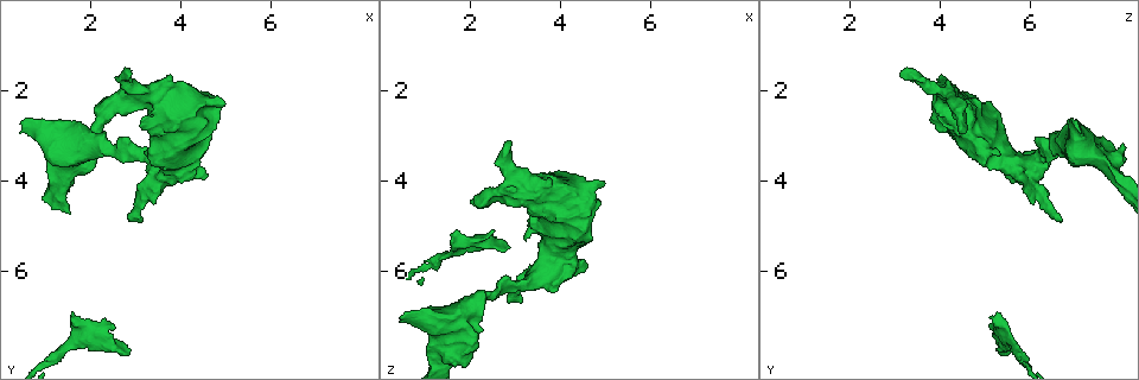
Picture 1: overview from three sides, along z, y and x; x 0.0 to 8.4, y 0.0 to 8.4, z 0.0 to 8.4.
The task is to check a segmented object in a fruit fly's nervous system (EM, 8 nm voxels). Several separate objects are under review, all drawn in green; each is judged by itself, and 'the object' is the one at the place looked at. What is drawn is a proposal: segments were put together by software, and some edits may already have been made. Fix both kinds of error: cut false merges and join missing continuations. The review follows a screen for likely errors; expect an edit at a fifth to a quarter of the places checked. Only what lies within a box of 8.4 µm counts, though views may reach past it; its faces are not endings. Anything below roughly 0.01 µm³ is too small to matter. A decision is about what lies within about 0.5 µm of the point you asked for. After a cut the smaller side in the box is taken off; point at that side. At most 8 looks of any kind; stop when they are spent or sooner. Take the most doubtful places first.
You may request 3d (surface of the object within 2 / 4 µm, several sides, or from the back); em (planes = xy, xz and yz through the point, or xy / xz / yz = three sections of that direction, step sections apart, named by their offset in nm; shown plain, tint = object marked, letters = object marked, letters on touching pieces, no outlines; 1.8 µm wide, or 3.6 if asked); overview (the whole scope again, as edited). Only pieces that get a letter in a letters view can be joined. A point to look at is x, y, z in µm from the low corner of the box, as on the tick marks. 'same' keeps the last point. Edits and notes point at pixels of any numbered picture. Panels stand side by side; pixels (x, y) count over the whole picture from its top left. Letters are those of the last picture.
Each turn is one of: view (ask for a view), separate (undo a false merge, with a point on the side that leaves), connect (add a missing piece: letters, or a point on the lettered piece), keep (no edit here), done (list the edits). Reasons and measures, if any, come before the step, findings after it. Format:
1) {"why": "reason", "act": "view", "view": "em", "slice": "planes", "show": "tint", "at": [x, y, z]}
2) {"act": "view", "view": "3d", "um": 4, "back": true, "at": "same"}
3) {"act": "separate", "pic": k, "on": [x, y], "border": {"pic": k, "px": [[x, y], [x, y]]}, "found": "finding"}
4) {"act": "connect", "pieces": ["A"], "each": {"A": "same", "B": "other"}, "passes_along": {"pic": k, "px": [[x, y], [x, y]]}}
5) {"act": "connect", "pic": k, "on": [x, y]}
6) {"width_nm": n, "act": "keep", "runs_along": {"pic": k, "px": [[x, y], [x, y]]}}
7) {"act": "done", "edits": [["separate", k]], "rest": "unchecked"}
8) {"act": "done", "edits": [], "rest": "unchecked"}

{"why": "an open end", "act": "view", "view": "em", "slice": "xz", "step": 8, "show": "tint", "at": [2.90, 7.75, 5.45]}

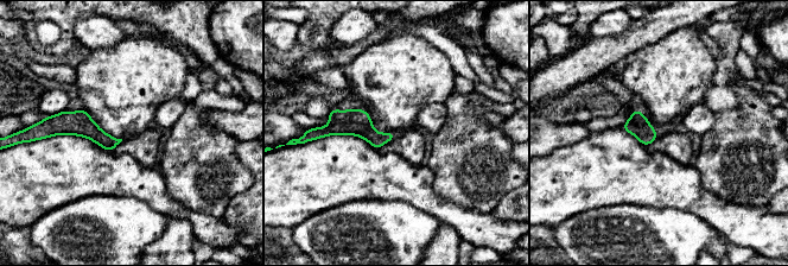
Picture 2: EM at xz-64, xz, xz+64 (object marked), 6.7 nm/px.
{"act": "view", "view": "em", "slice": "xz", "step": 8, "show": "letters", "at": "same"}

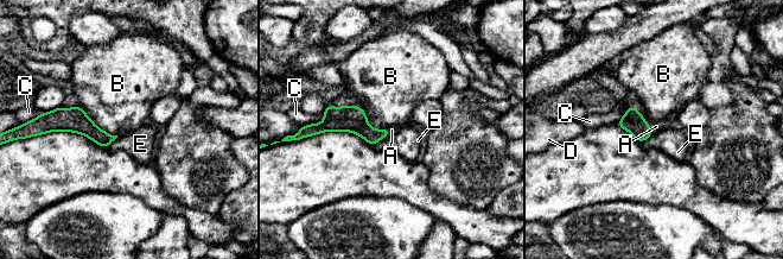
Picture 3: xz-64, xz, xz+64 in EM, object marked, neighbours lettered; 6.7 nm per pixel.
{"longest_contact_nm": ["B", 340], "act": "connect", "pic": 3, "on": [656, 126], "each": {"A": "same", "B": "other", "C": "other", "D": "other", "E": "other"}, "passes_along": {"pic": 3, "px": [[632, 121], [650, 128], [656, 126]]}, "found": "the neuron continues"}

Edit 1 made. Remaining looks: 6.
{"act": "view", "view": "overview"}

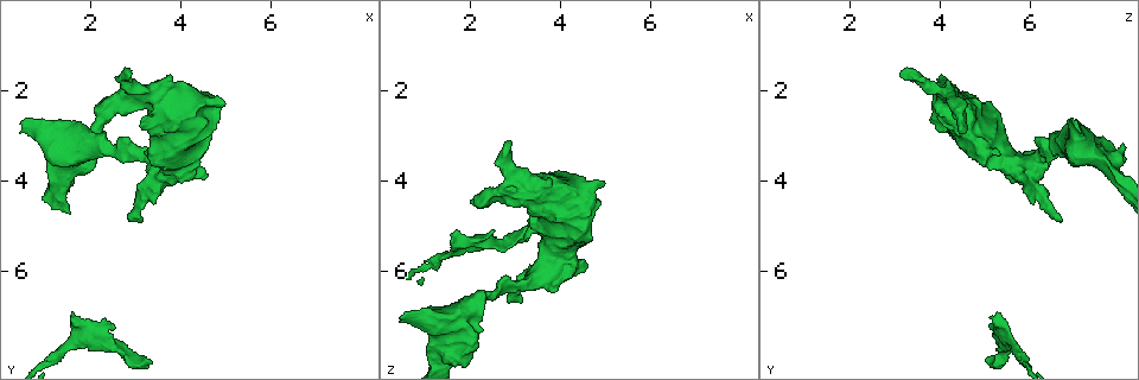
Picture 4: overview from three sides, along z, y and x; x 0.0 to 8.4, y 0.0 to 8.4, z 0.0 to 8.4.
{"why": "stops while still wide", "act": "view", "view": "em", "slice": "xz", "step": 4, "show": "tint", "at": [3.20, 2.70, 4.05]}

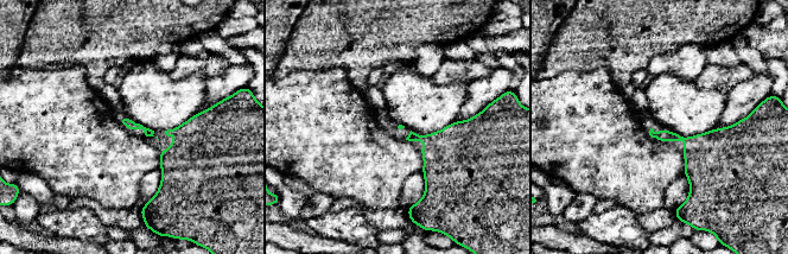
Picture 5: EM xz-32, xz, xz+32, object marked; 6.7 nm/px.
{"why": "another direction", "act": "view", "view": "em", "slice": "planes", "show": "letters", "at": "same"}

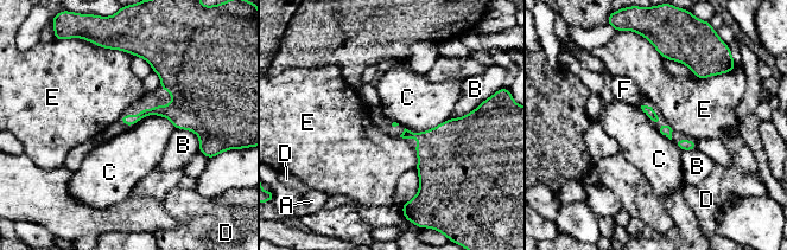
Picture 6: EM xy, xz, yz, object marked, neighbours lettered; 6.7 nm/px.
{"act": "keep", "each": {"A": "other", "B": "other", "C": "other", "D": "other", "E": "other", "F": "other"}, "border": {"pic": 6, "px": [[449, 117], [425, 130], [405, 128]]}, "found": "none of them fits"}

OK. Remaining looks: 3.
{"act": "done", "edits": [["connect", 3]], "rest": "unchecked"}

